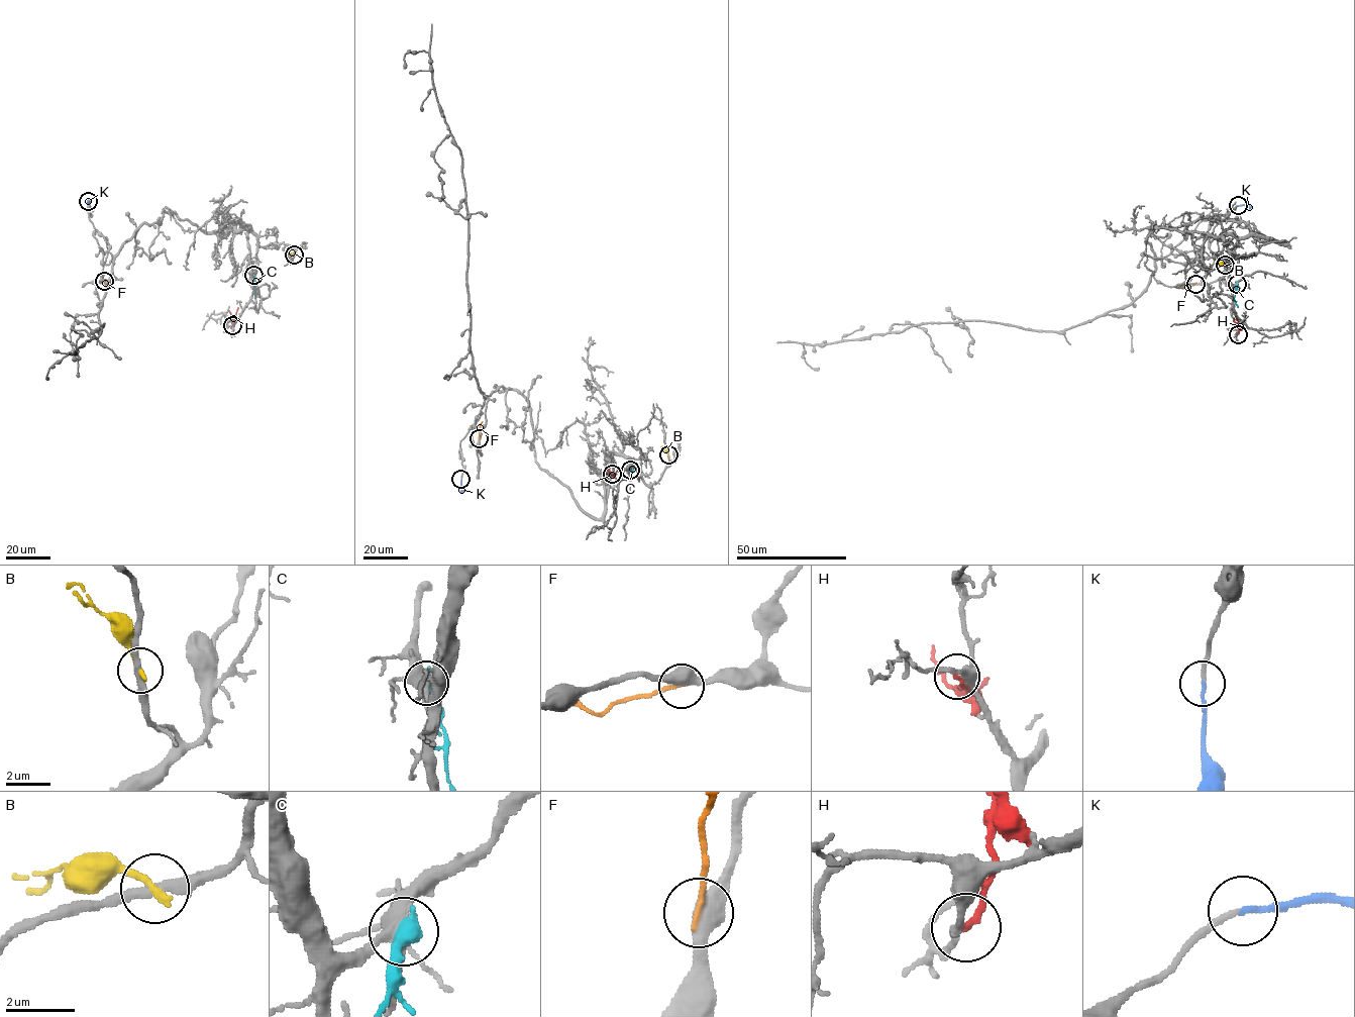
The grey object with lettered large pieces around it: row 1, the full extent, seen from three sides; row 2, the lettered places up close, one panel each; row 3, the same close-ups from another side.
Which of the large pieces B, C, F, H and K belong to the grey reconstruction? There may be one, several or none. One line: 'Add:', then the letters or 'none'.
Add: K

